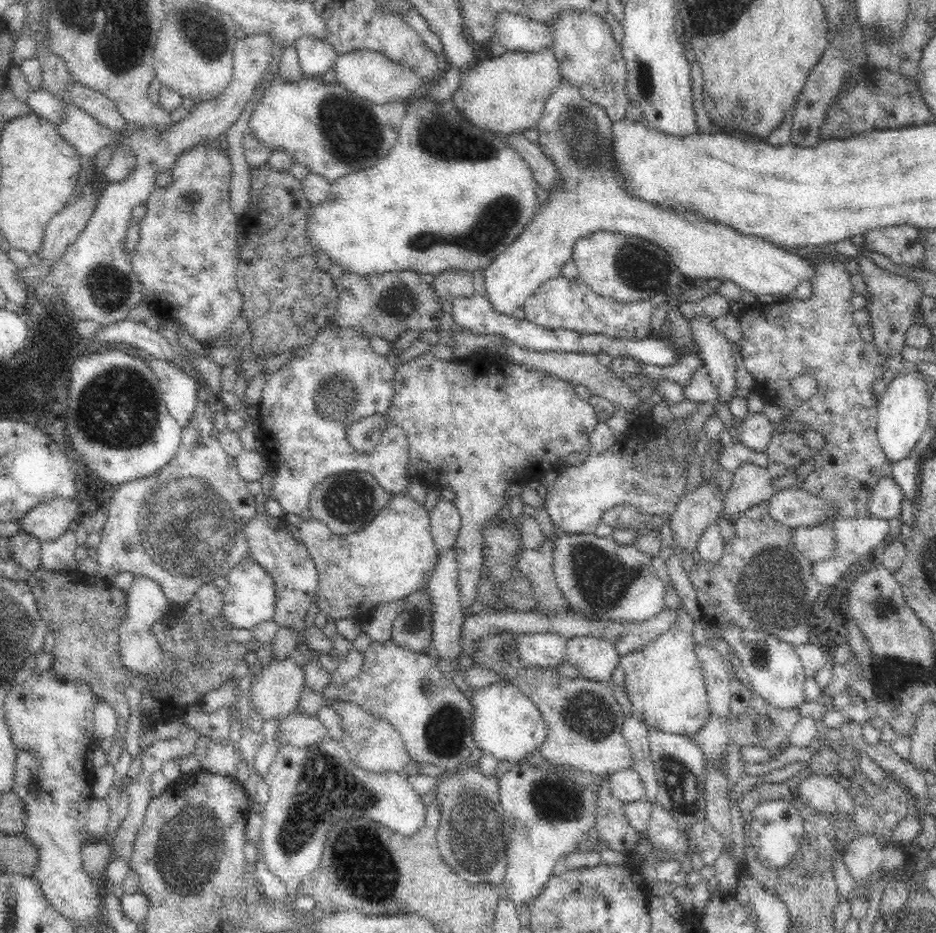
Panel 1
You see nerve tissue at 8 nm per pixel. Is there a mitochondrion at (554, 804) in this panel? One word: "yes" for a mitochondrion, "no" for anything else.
yes

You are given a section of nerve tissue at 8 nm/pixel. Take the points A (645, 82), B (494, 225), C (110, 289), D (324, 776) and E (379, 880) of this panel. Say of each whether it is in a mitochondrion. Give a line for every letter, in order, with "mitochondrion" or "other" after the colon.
A: mitochondrion
B: mitochondrion
C: mitochondrion
D: mitochondrion
E: mitochondrion

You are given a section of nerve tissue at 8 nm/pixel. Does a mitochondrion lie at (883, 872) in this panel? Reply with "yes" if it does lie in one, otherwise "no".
no

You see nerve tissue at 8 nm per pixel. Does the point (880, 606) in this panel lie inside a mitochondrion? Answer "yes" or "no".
yes

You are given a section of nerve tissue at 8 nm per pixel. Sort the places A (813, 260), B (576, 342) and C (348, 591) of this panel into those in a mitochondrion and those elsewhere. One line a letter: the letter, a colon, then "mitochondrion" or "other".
A: other
B: other
C: other

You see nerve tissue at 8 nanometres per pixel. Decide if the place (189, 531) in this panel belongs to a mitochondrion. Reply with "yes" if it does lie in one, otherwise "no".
yes

